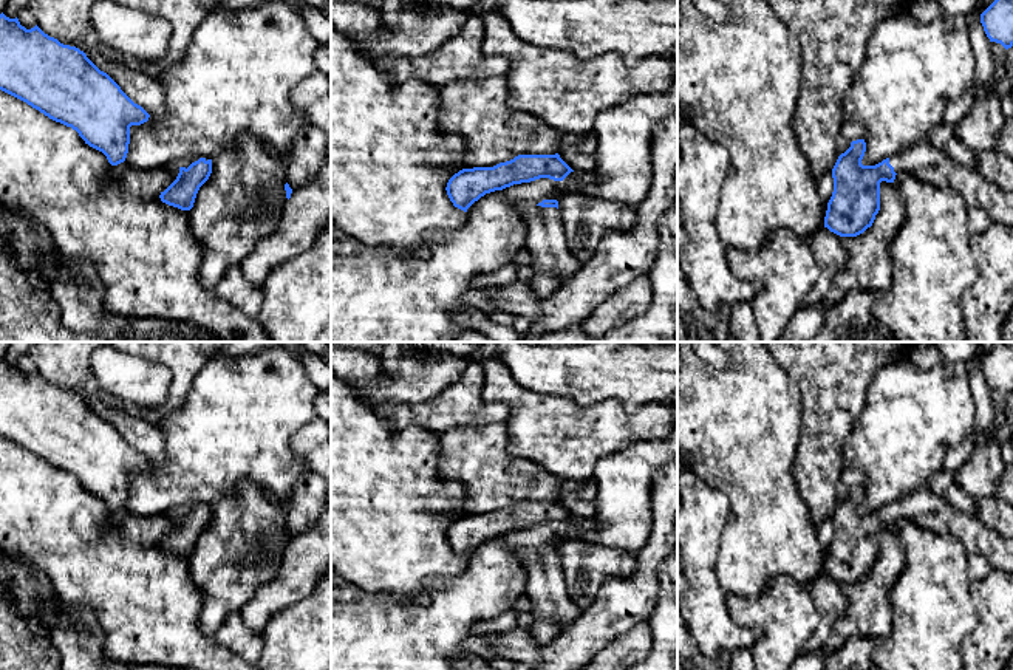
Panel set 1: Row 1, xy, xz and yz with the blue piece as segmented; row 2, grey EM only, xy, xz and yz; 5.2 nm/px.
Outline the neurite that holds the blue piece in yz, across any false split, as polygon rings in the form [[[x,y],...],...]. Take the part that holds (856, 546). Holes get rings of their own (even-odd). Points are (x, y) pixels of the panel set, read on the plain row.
[[[865,486],[851,489],[832,515],[834,538],[824,574],[840,583],[857,583],[872,573],[880,557],[880,529],[908,518],[936,534],[959,538],[970,554],[982,554],[993,569],[1013,573],[1013,540],[1002,538],[979,517],[956,509],[929,487],[916,491],[875,512],[863,512]]]

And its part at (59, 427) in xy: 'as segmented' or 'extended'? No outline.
as segmented

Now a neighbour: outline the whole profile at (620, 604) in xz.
[[[677,455],[656,472],[650,503],[651,531],[646,545],[634,552],[637,571],[629,579],[606,580],[594,602],[543,648],[540,664],[530,670],[582,670],[616,636],[650,620],[657,603],[659,568],[677,545]]]

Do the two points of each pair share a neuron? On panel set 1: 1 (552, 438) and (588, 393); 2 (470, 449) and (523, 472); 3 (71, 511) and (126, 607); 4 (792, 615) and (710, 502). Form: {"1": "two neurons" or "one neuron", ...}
{"1": "two neurons", "2": "one neuron", "3": "one neuron", "4": "two neurons"}

